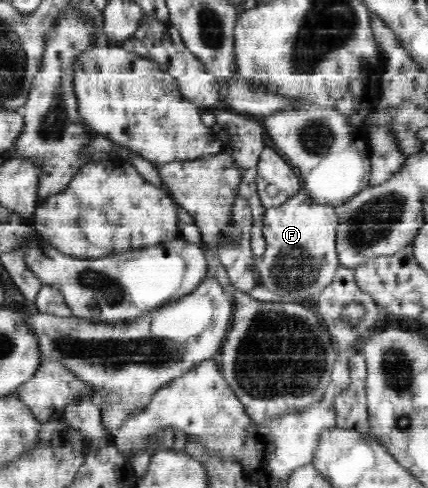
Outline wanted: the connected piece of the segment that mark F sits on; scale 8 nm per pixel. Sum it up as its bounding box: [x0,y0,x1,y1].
[254,188,340,301]

